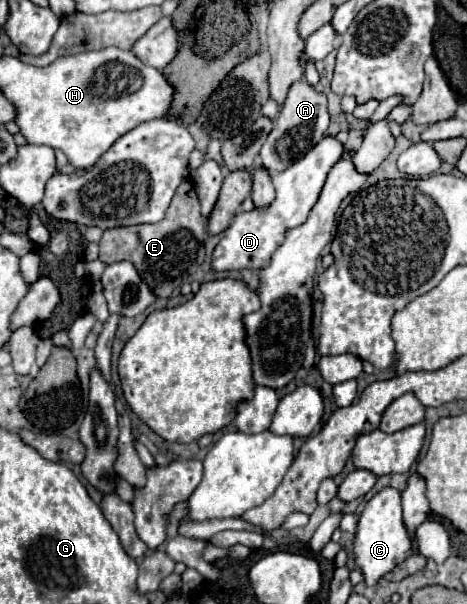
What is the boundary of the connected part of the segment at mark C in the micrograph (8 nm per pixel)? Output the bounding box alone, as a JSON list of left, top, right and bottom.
[353,487,411,585]

